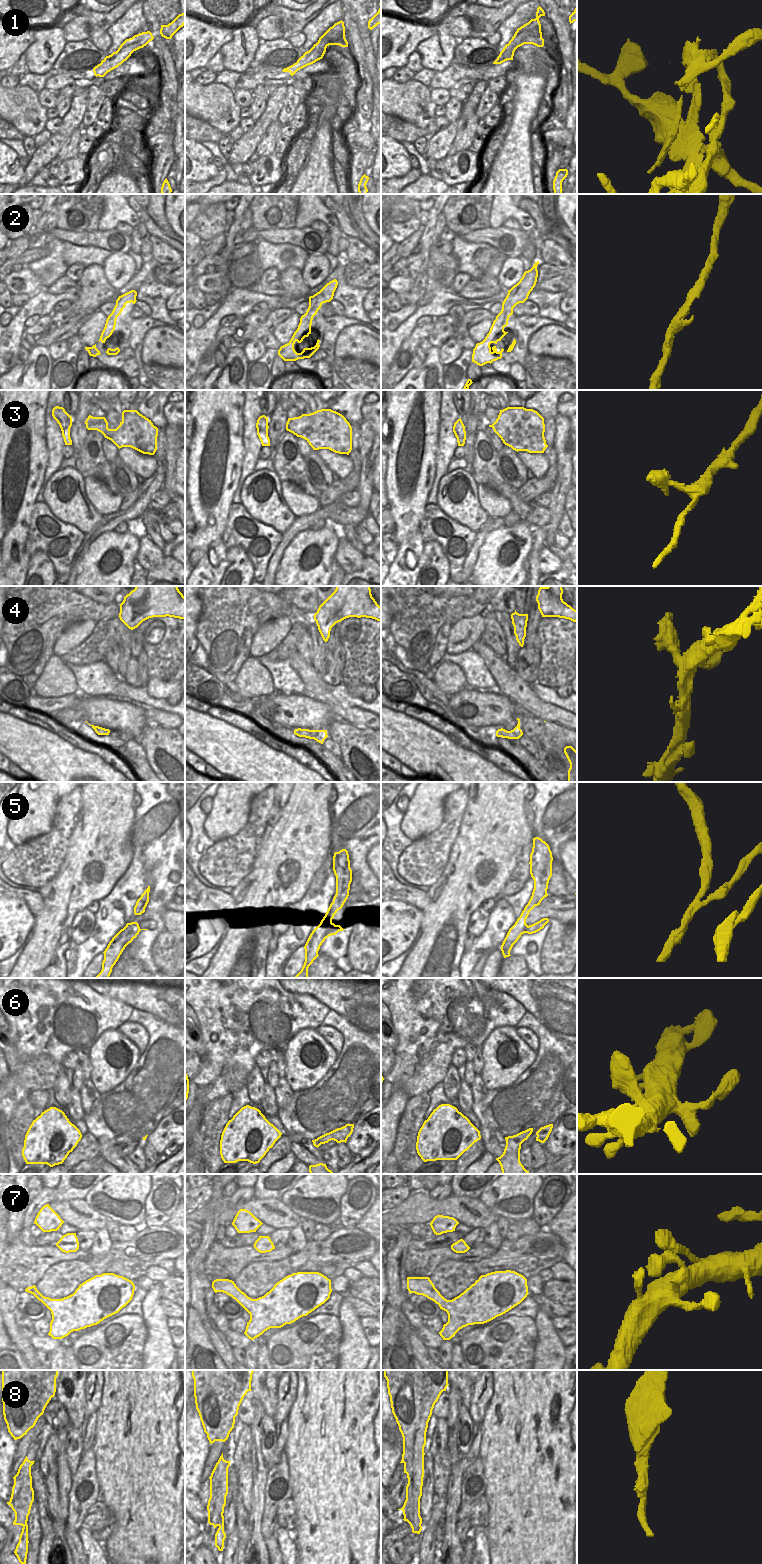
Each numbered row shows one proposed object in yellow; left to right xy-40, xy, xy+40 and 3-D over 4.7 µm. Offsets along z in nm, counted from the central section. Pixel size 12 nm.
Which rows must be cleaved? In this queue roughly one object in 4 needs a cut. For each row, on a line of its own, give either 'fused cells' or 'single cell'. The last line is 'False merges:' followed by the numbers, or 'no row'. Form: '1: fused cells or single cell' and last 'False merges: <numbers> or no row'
1: fused cells
2: single cell
3: single cell
4: single cell
5: fused cells
6: single cell
7: single cell
8: single cell
False merges: 1, 5

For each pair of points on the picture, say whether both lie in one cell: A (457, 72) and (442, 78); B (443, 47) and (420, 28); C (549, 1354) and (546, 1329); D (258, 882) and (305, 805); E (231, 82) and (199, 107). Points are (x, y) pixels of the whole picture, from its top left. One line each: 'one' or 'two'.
A: one
B: two
C: one
D: one
E: two

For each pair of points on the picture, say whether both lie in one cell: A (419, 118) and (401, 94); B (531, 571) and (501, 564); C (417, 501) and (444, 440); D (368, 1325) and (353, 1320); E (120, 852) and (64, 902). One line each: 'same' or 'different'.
A: same
B: different
C: different
D: different
E: same

